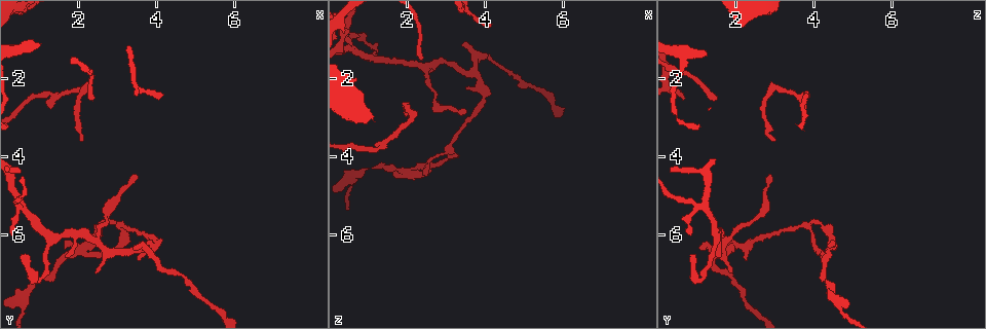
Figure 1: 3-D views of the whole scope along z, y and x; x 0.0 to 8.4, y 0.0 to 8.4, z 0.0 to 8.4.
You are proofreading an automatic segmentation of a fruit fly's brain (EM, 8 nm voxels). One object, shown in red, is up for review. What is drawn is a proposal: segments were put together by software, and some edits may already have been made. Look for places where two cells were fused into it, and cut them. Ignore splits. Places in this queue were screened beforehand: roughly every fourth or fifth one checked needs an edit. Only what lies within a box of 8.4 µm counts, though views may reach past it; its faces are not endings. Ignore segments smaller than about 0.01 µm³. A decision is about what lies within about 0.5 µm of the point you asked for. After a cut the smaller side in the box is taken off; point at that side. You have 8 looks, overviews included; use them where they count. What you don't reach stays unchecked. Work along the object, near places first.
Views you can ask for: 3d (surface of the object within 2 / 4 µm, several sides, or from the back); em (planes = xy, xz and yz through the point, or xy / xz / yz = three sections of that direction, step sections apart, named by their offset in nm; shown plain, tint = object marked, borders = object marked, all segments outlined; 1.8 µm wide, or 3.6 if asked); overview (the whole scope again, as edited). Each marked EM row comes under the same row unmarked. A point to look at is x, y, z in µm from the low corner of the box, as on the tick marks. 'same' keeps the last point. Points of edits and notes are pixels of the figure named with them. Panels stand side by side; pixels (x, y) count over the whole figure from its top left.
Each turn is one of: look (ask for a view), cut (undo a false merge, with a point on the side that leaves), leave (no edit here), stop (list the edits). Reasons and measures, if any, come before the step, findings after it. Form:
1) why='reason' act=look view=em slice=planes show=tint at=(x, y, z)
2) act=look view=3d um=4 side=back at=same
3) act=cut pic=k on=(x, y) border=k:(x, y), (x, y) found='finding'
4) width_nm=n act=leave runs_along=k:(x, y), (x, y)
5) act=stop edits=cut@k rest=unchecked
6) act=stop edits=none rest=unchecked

why='three arms meet' act=look view=em slice=planes show=tint at=(3.05, 5.70, 3.90)

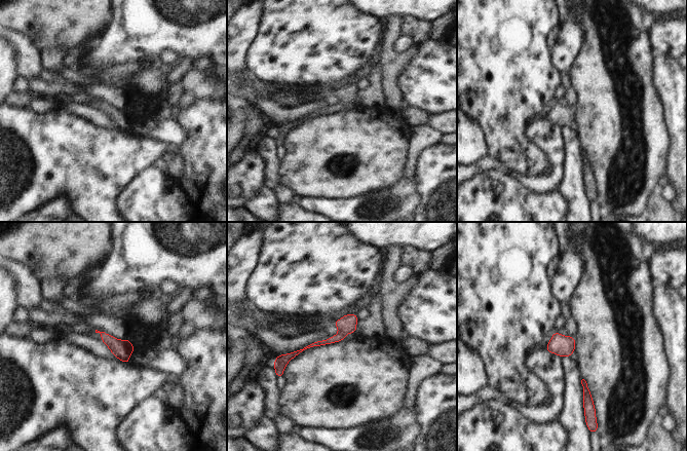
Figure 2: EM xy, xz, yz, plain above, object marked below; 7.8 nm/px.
act=leave runs_along=2:(353, 316), (336, 338), (284, 359) found='all the same cell'

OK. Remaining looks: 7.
why='thin neck' act=look view=em slice=yz step=4 show=borders at=(0.55, 7.65, 4.45)

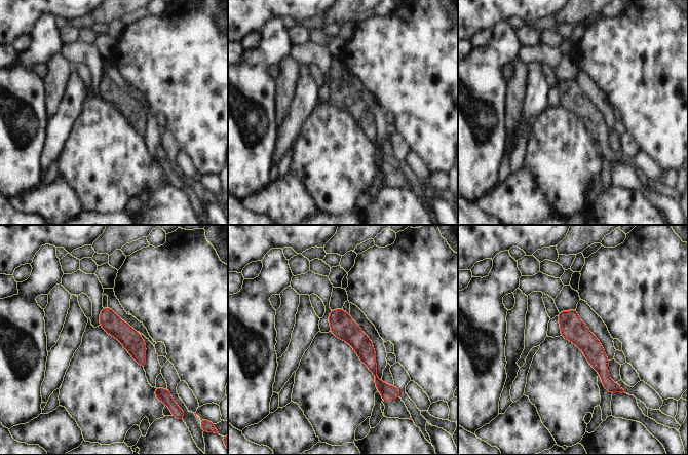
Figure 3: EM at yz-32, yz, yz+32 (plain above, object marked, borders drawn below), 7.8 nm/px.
width_nm=160 act=leave runs_along=3:(333, 312), (362, 345), (382, 387) found='one cell here'

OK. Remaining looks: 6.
why='abrupt turn' act=look view=3d um=2 at=(0.95, 7.20, 1.10)

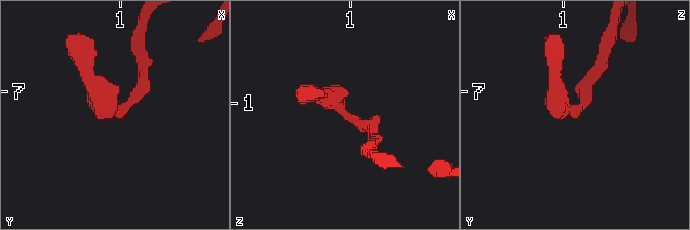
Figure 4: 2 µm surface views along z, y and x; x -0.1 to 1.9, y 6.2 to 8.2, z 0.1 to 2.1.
why='now the EM' act=look view=em slice=planes show=tint at=(0.92, 7.16, 1.08)

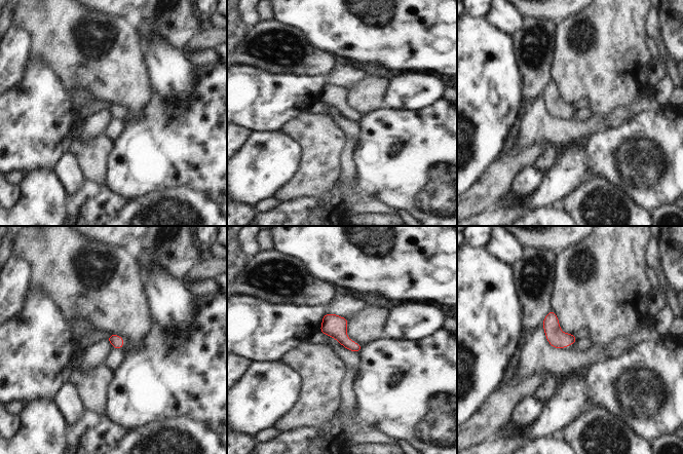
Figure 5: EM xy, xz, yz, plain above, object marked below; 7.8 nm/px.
act=leave found='all the same cell'

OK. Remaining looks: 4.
act=stop edits=none rest=unchecked

